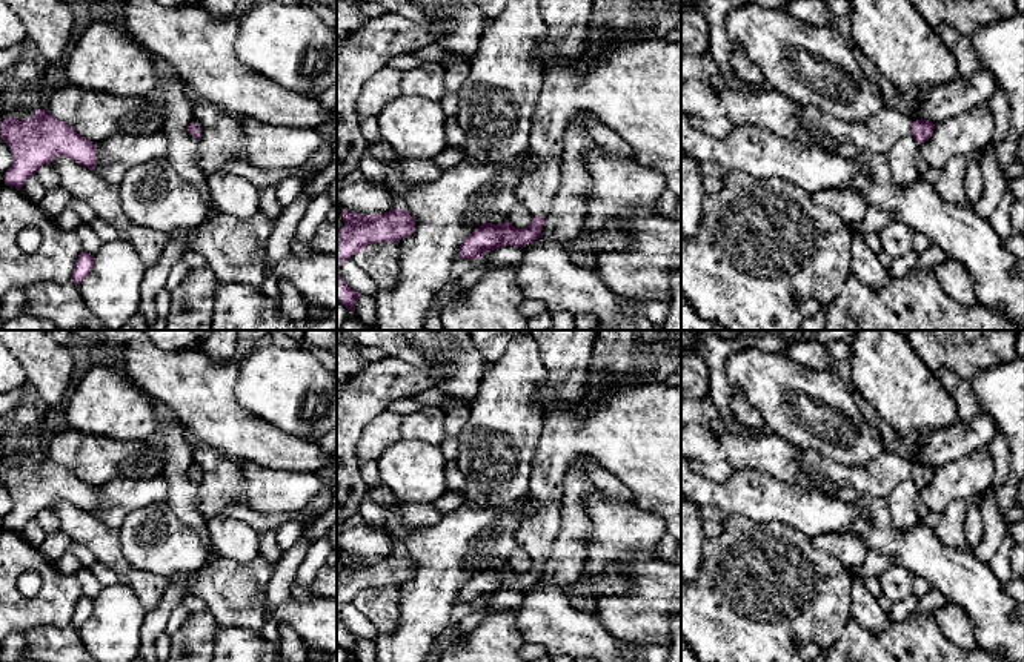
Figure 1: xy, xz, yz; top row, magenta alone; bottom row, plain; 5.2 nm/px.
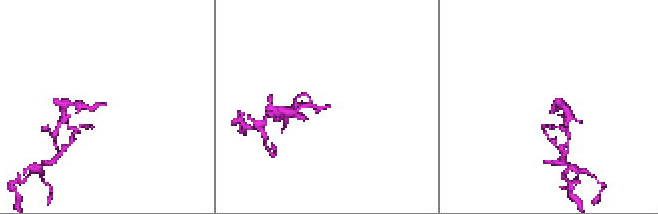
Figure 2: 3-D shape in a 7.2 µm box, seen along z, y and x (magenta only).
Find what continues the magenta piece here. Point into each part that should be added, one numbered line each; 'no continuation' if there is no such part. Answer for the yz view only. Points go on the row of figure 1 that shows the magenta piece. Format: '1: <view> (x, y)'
1: yz (878, 134)

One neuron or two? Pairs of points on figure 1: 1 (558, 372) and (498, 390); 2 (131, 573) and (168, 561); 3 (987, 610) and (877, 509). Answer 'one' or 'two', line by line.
1: two
2: two
3: one

